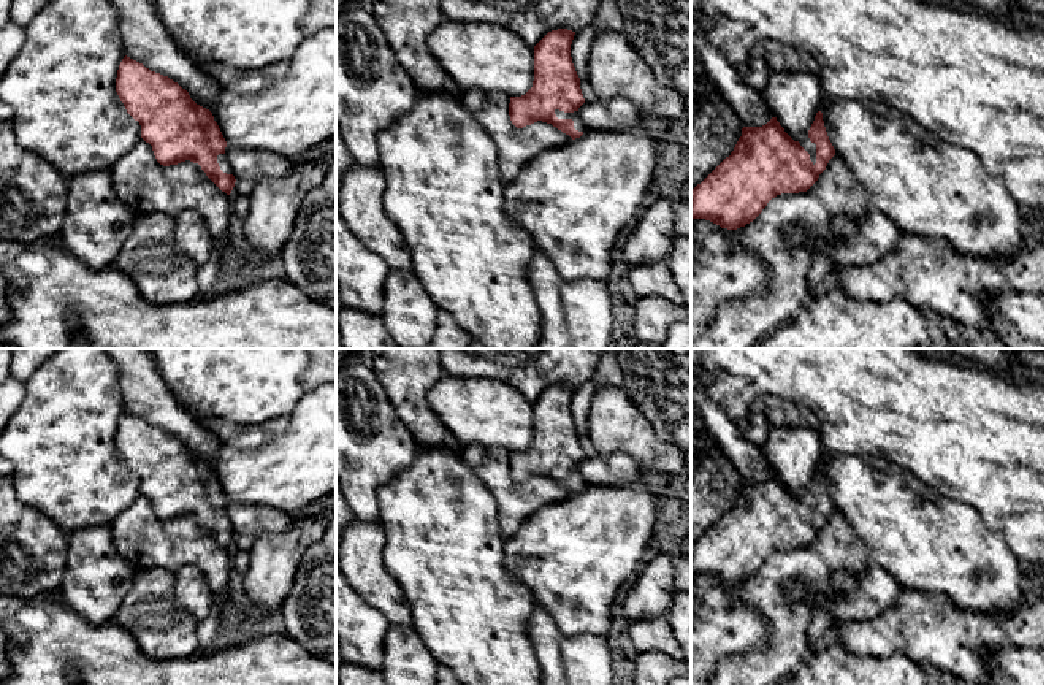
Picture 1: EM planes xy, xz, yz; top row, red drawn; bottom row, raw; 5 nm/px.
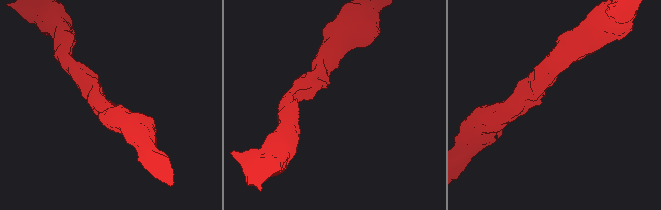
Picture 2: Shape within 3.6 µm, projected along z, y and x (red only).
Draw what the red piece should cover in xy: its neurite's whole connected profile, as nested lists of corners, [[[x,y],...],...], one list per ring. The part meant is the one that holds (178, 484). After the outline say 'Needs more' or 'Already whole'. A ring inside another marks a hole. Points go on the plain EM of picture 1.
[[[124,412],[116,433],[116,447],[127,468],[139,477],[141,493],[152,501],[157,517],[163,522],[190,515],[227,550],[235,542],[233,525],[227,514],[227,496],[209,465],[197,460],[189,447],[143,419]]]. Needs more

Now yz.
[[[821,466],[800,496],[794,496],[777,473],[762,482],[743,482],[731,511],[691,545],[691,574],[705,574],[727,585],[745,582],[777,550],[807,547],[834,511]]]. Needs more

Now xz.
[[[567,384],[552,385],[534,401],[533,442],[521,452],[510,452],[509,458],[509,471],[517,484],[542,476],[572,495],[583,490],[578,463],[585,453],[571,412],[574,390]]]. Needs more

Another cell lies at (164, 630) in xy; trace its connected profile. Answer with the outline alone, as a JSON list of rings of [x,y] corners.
[[[138,568],[114,617],[152,660],[187,658],[198,650],[198,620],[178,603],[174,580],[165,568]]]

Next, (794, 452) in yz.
[[[770,427],[764,455],[784,487],[800,496],[823,455],[821,433],[802,427]]]

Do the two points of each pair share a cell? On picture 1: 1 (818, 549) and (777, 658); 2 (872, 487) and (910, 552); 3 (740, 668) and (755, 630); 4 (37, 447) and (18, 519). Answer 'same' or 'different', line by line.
1: same
2: same
3: different
4: different

